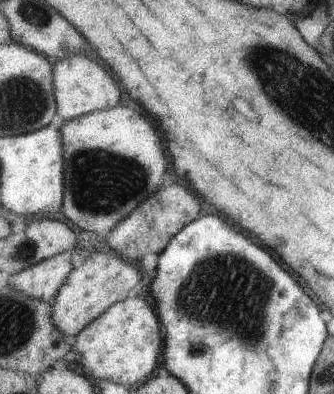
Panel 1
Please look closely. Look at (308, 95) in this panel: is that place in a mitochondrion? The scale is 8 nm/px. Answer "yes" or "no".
yes

